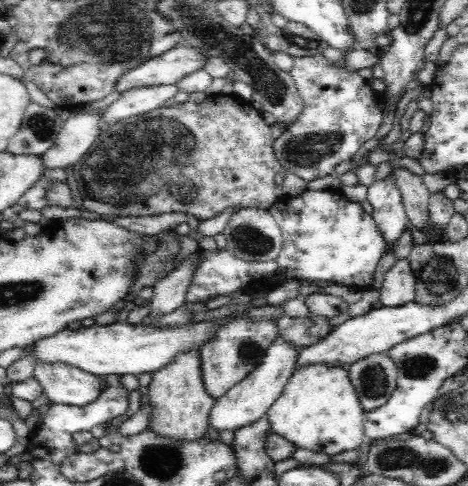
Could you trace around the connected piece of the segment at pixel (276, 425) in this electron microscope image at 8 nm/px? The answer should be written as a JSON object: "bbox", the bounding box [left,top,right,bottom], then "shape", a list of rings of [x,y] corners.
{"bbox":[267,363,365,456],"shape":[[[309,363],[299,367],[288,379],[282,394],[267,410],[271,432],[294,444],[318,454],[334,456],[355,450],[365,440],[364,413],[359,395],[351,383],[346,365]]]}

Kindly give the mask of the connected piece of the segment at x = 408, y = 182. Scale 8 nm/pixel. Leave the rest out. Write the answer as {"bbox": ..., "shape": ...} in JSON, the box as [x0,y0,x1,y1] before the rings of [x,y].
{"bbox":[392,166,451,245],"shape":[[[392,166],[398,174],[398,187],[403,192],[403,206],[410,225],[424,232],[428,237],[428,244],[446,245],[451,241],[445,228],[435,228],[431,220],[428,204],[431,194],[420,176],[411,173],[402,166]]]}

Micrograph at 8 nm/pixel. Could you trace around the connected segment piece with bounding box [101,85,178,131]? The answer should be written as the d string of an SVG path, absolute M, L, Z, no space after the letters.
M158 85L136 87L120 93L120 96L104 110L101 131L123 118L164 107L164 102L169 98L174 98L177 92L178 86L176 85Z

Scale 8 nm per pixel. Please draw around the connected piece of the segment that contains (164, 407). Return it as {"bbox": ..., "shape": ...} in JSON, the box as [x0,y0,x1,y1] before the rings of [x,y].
{"bbox":[147,346,216,439],"shape":[[[200,346],[180,350],[160,370],[151,373],[148,387],[147,395],[152,407],[148,427],[173,439],[197,439],[206,434],[209,414],[216,400],[211,397],[203,383]]]}

